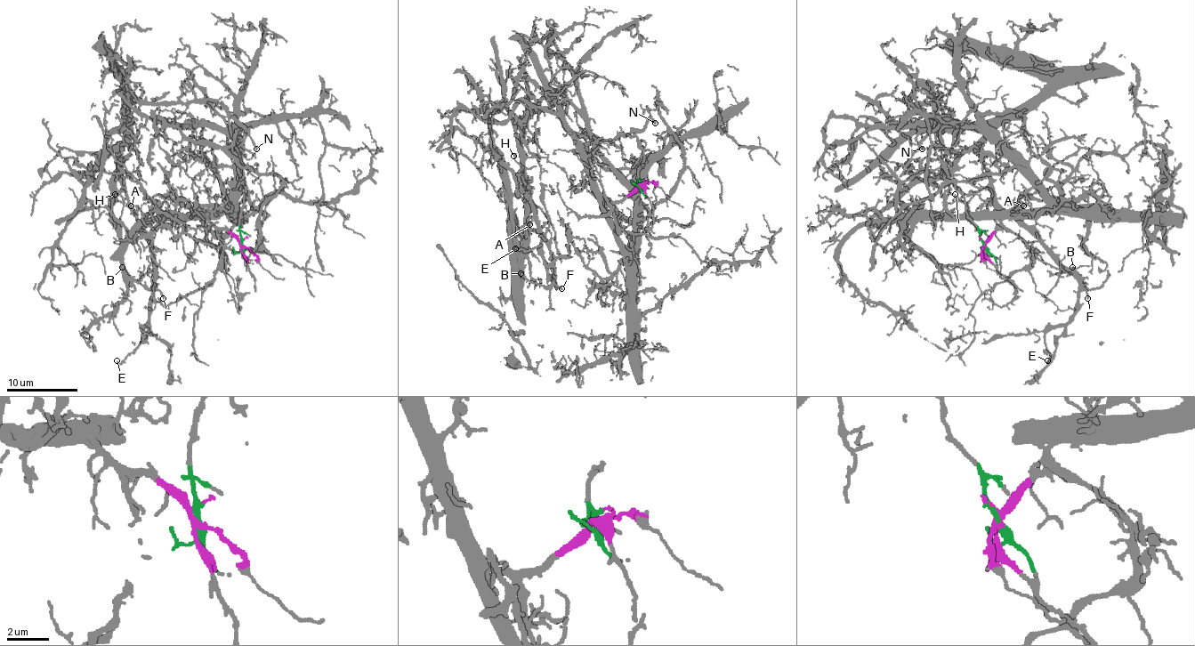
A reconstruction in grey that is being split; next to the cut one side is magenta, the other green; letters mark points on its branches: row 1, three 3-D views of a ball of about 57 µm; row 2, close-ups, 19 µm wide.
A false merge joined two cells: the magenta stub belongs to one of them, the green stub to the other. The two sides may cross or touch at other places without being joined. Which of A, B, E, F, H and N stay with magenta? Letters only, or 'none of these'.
none of these

